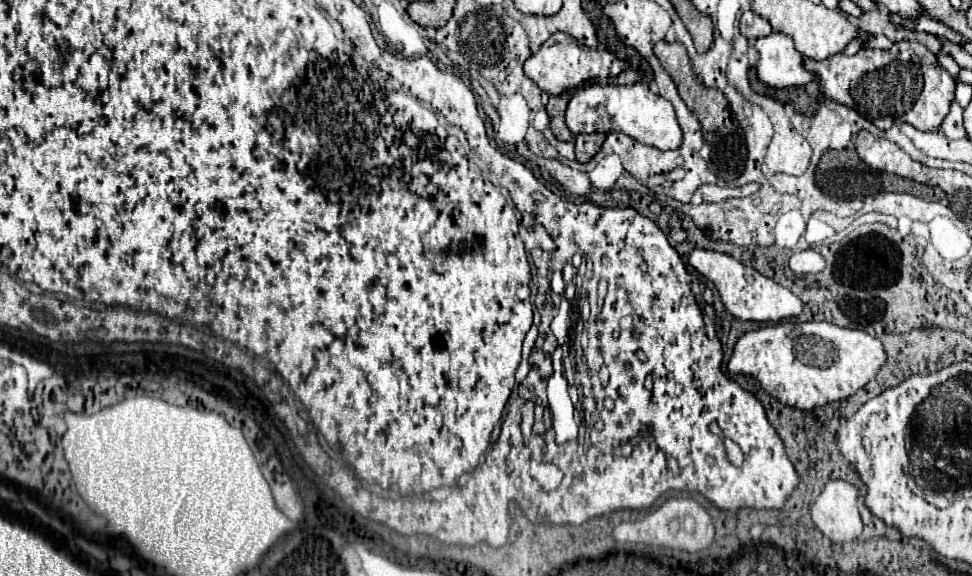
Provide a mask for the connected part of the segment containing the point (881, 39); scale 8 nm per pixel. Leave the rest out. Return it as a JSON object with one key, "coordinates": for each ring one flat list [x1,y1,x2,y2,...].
{"coordinates":[[871,34,869,40,865,42,865,48,869,46,869,48,883,48,883,50,889,50,891,44,893,44,893,42,891,42,887,36,881,36,881,34,879,34,879,36,873,36,873,34]]}

